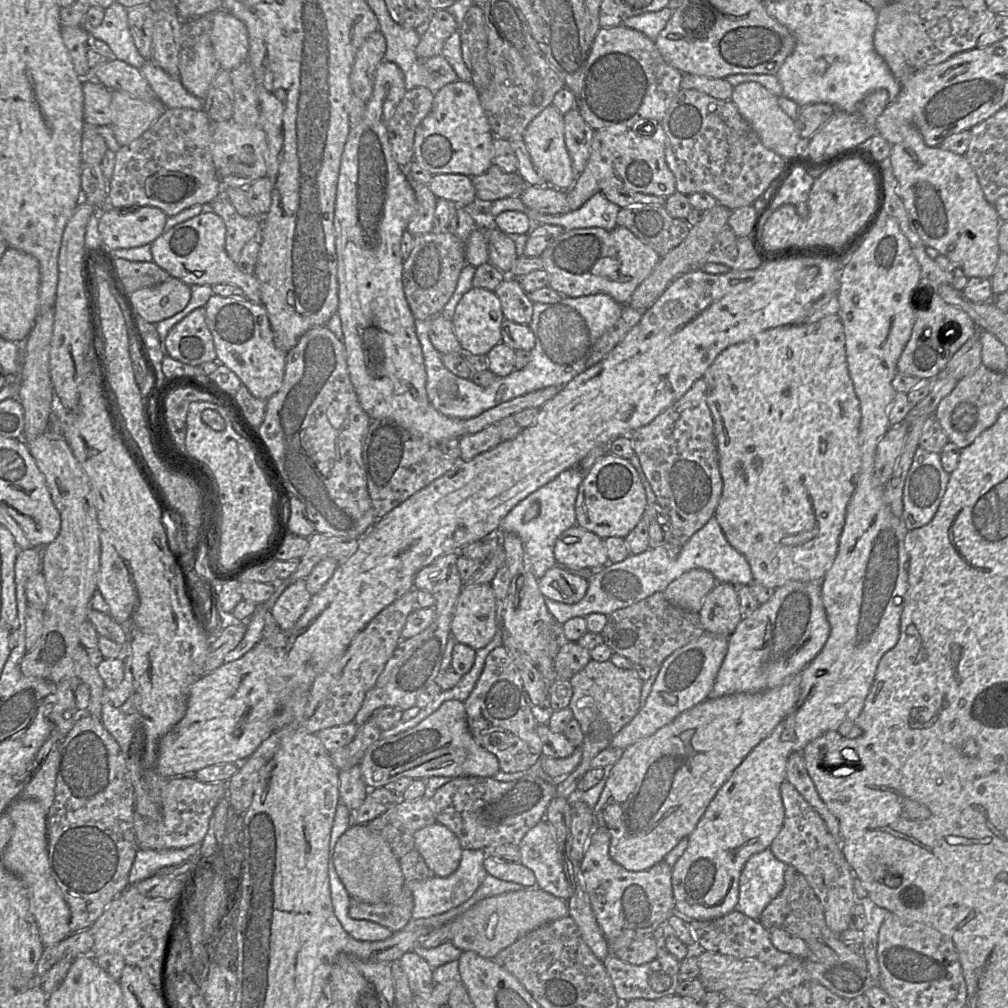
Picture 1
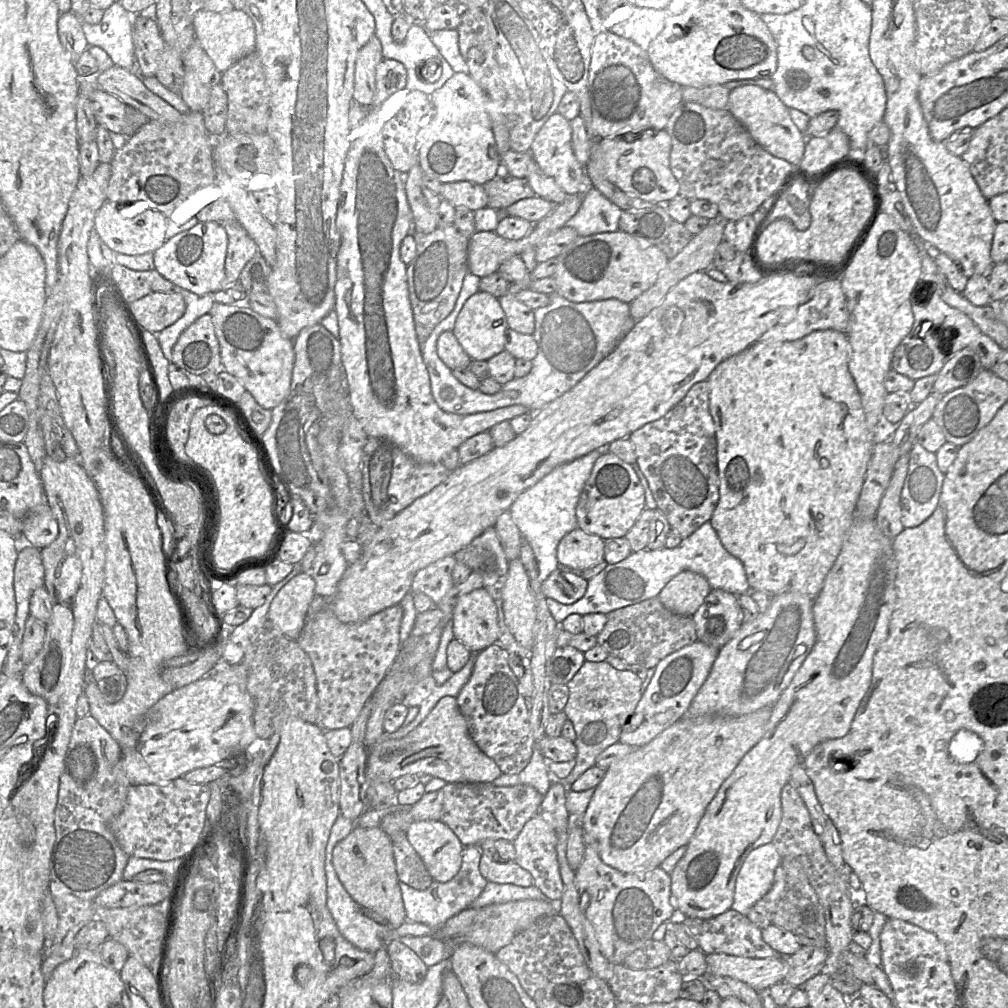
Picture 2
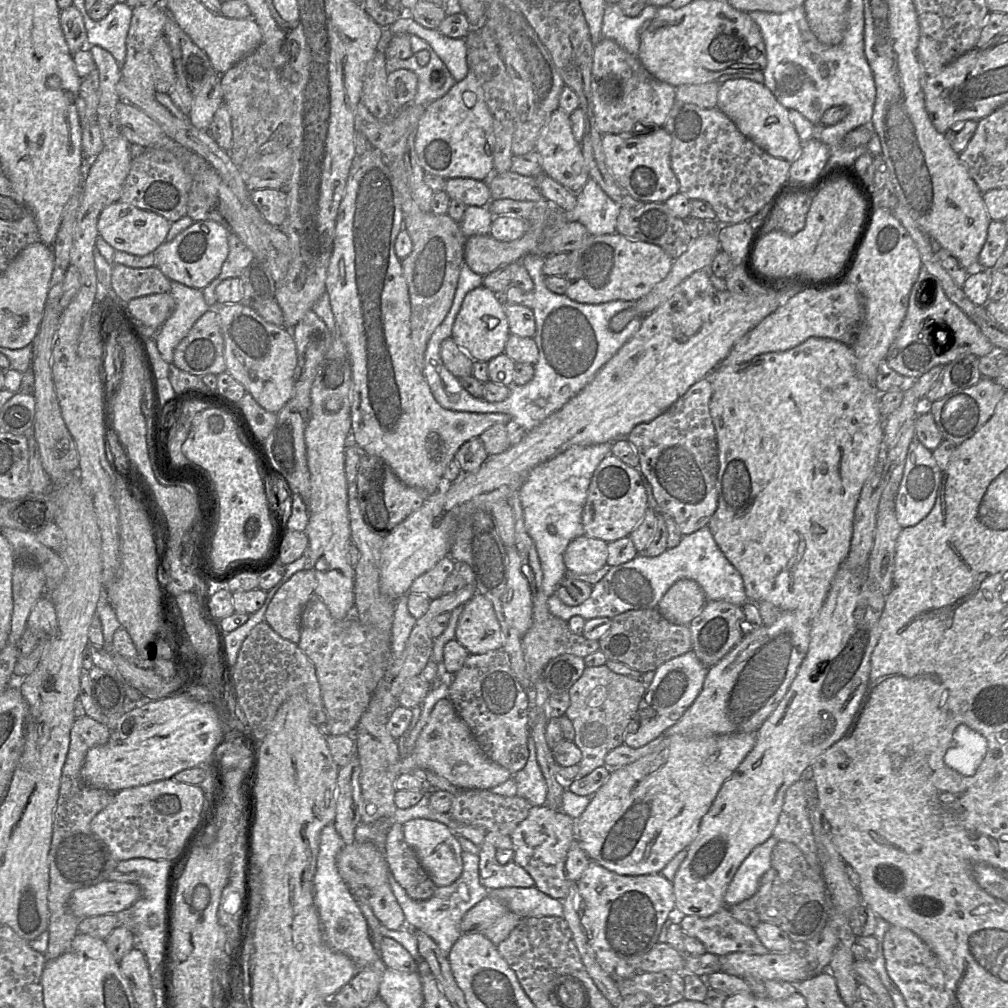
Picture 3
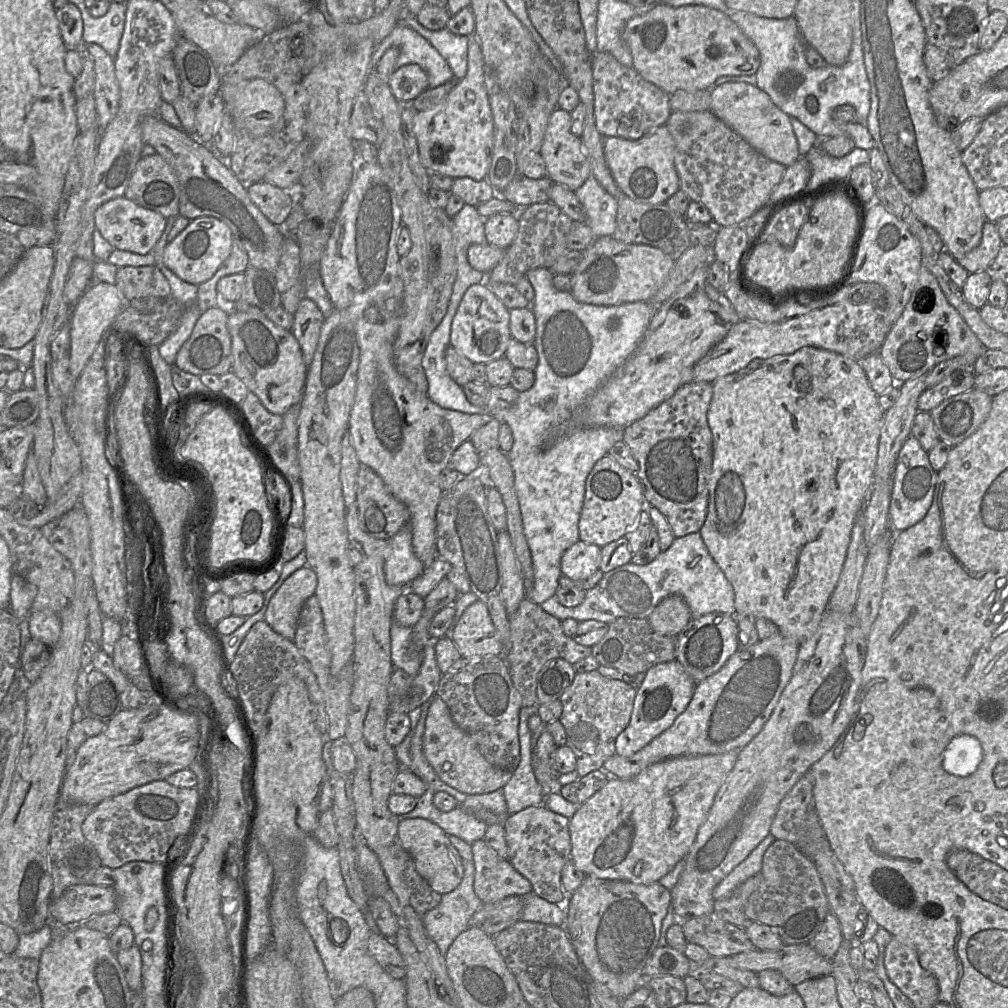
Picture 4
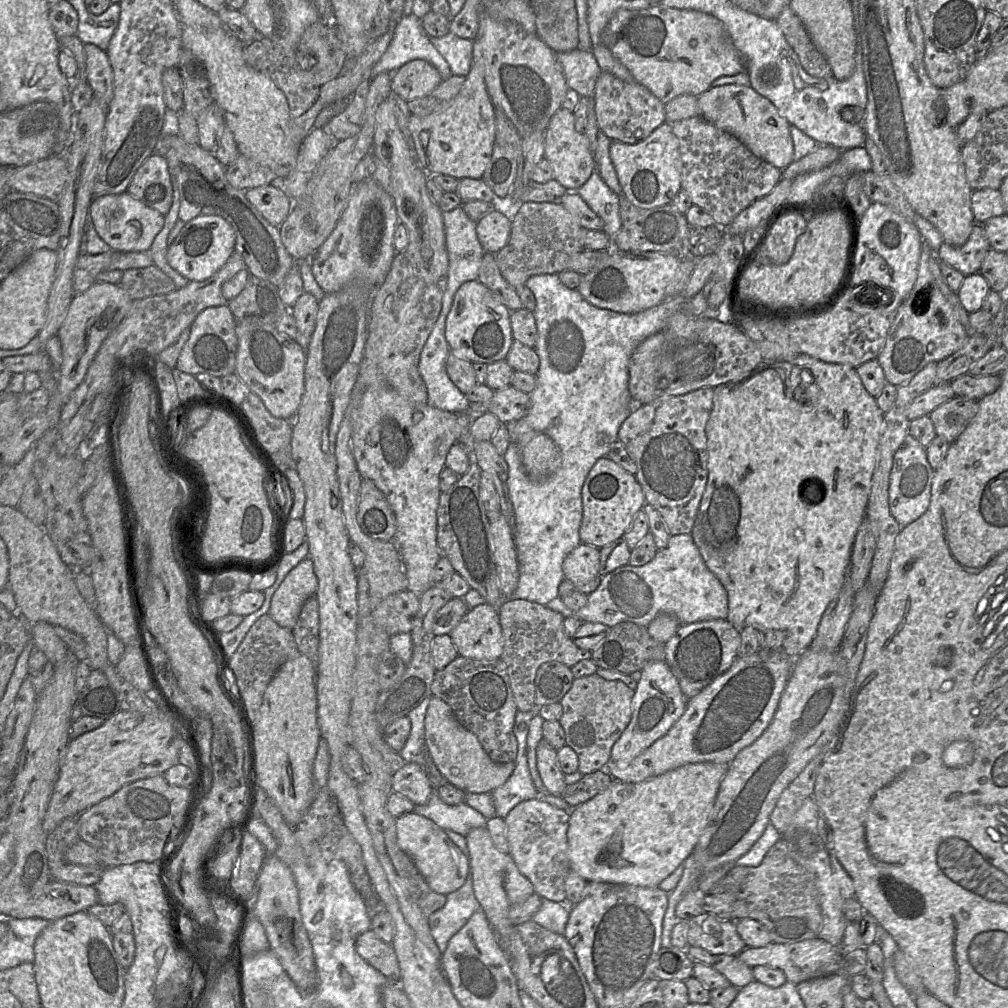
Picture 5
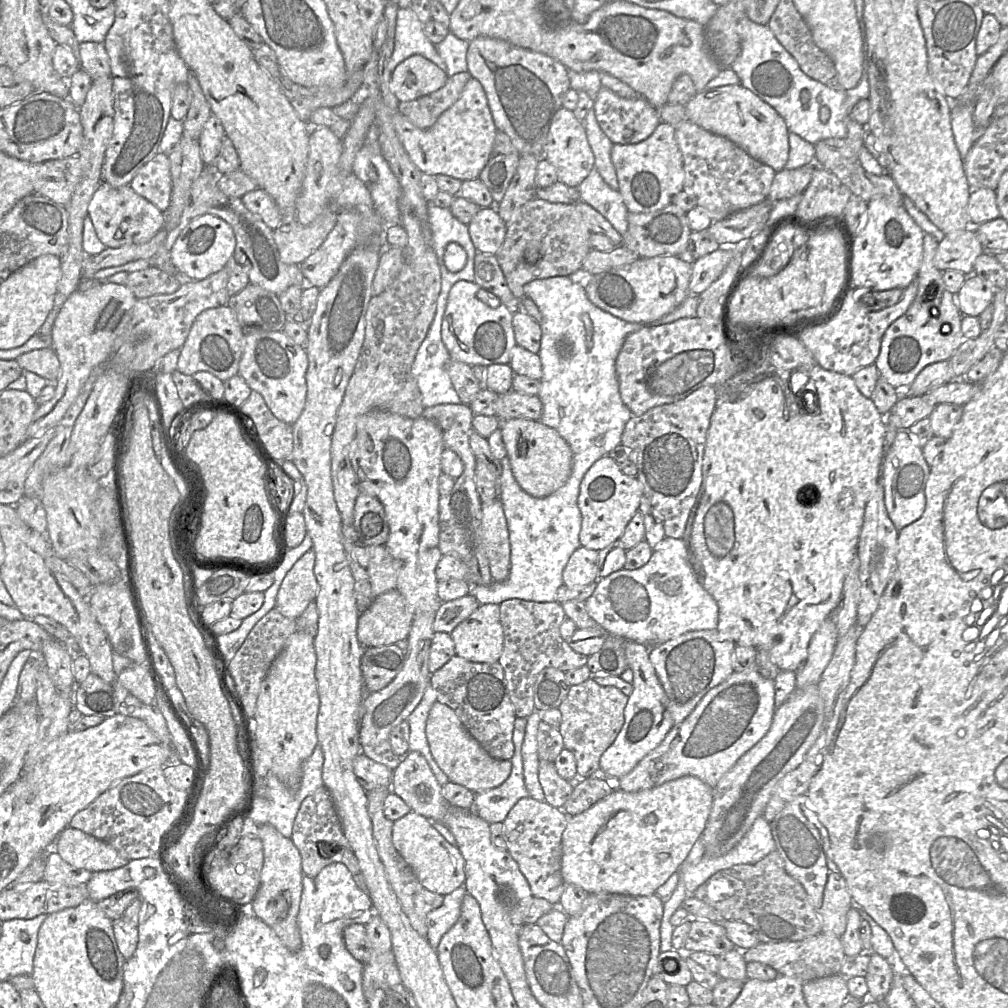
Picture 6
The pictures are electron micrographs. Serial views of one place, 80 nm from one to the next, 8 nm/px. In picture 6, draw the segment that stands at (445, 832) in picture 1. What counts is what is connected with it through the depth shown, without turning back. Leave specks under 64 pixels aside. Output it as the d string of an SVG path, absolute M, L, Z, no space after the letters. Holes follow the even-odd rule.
M410 811L396 820L392 830L397 852L412 868L418 881L427 890L446 895L465 882L465 860L456 845L450 844L432 825L431 820Z

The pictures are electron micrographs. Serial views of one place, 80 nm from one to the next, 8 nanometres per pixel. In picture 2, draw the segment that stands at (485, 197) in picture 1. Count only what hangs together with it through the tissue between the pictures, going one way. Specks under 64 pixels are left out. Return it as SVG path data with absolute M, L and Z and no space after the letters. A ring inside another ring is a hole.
M501 171L483 184L488 198L487 206L495 210L505 210L515 201L534 194L528 180L511 176Z

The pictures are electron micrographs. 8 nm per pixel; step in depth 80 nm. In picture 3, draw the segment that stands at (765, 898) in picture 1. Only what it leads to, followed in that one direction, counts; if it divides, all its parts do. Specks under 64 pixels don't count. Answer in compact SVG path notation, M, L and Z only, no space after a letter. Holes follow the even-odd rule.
M771 836L755 847L742 862L727 887L724 896L726 907L751 898L758 891L762 876L771 868L772 850L777 842Z

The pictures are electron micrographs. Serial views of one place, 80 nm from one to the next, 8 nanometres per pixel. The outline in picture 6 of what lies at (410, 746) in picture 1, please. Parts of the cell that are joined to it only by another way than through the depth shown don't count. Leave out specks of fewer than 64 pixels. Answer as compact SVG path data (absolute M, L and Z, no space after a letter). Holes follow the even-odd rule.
M436 701L428 714L426 737L439 768L453 783L472 792L480 792L501 785L510 775L511 760L492 757L466 729L457 714L448 705Z

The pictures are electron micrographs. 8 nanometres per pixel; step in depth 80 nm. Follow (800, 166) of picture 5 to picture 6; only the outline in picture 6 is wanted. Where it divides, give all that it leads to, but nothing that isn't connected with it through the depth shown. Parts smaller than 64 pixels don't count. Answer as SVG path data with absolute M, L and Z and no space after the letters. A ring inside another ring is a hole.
M806 164L797 169L784 168L777 172L771 184L769 200L776 202L802 194L812 178L813 170L814 165Z

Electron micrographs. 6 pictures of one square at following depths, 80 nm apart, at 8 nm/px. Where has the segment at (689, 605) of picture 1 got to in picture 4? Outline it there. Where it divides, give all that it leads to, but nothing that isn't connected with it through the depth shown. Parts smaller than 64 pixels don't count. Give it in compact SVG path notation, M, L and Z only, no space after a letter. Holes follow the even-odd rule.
M679 595L664 598L647 618L658 634L676 637L692 620L689 607Z

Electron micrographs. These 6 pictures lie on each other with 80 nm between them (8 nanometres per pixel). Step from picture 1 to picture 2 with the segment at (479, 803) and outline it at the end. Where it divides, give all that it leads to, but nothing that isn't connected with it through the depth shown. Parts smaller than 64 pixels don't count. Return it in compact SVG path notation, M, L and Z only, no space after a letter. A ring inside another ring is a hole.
M447 783L440 789L443 796L441 820L459 838L464 847L478 846L486 839L513 842L525 823L539 813L543 799L534 787L525 784L494 786L490 783Z

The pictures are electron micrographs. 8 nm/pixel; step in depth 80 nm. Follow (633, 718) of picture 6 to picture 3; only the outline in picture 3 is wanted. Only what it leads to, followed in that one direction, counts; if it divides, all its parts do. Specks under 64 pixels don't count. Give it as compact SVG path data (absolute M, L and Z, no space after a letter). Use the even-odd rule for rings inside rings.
M692 650L660 665L639 702L634 717L639 727L635 732L630 732L626 726L623 743L632 748L640 748L674 725L699 695L707 673L708 668L700 662Z

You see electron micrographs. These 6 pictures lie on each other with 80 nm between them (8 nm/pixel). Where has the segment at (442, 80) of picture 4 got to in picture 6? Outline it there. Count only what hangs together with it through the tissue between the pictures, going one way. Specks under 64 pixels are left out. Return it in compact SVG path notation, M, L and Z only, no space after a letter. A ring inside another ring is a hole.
M411 7L400 8L397 13L394 49L388 62L391 73L402 61L414 54L426 57L447 72L446 63L425 34L424 24L416 13Z

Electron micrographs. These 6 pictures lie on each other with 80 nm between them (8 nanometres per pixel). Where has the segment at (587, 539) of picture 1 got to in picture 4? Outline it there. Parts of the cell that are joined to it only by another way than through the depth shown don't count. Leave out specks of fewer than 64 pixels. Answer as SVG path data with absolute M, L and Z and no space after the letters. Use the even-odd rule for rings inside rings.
M579 540L563 554L561 572L572 580L587 579L599 570L600 562L601 547Z

